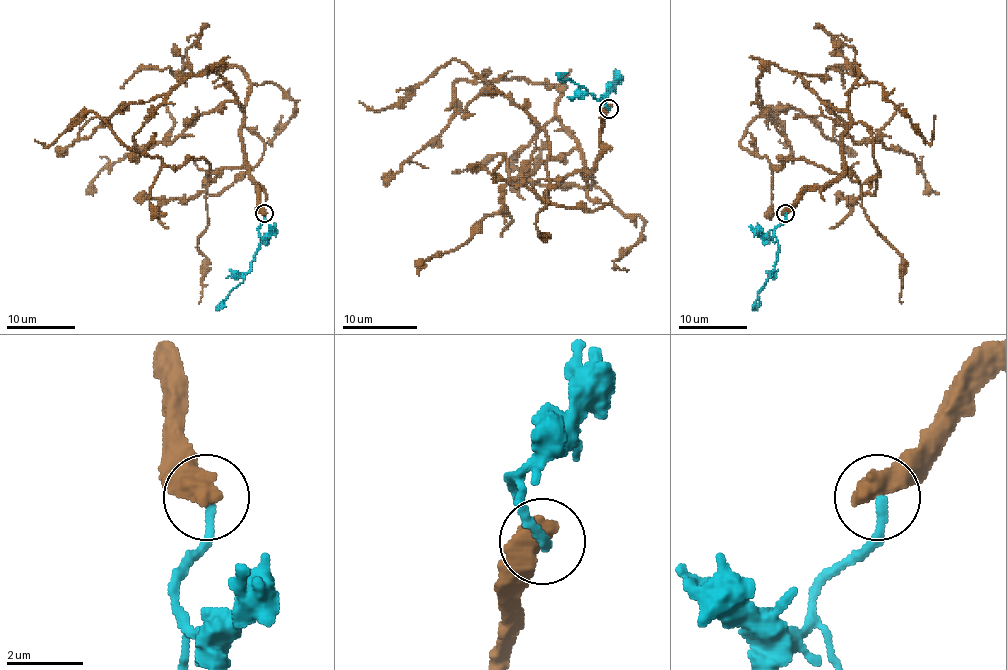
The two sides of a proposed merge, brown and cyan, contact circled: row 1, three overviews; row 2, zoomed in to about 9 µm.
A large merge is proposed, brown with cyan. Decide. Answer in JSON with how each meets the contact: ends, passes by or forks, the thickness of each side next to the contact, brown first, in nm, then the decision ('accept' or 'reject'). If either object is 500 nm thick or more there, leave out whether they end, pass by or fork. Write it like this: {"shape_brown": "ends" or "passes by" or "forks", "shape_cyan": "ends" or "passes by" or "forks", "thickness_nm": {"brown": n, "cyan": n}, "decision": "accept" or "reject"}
{"thickness_nm": {"brown": 750, "cyan": 240}, "decision": "reject"}

